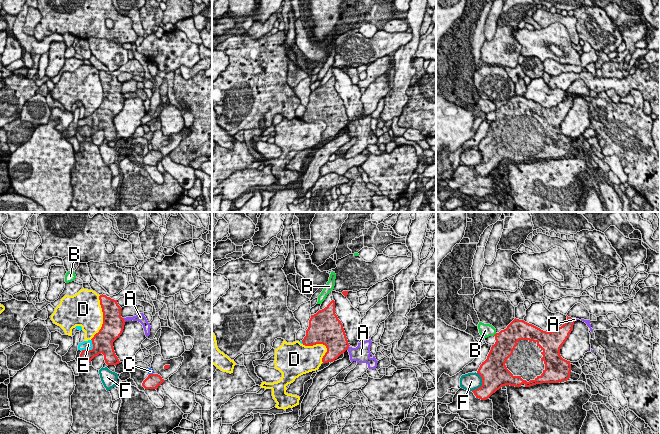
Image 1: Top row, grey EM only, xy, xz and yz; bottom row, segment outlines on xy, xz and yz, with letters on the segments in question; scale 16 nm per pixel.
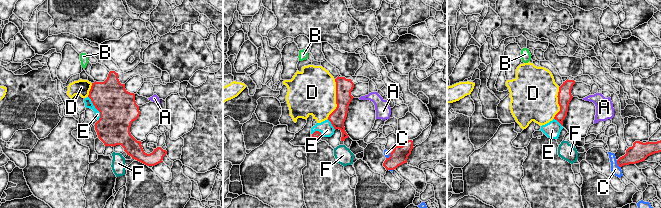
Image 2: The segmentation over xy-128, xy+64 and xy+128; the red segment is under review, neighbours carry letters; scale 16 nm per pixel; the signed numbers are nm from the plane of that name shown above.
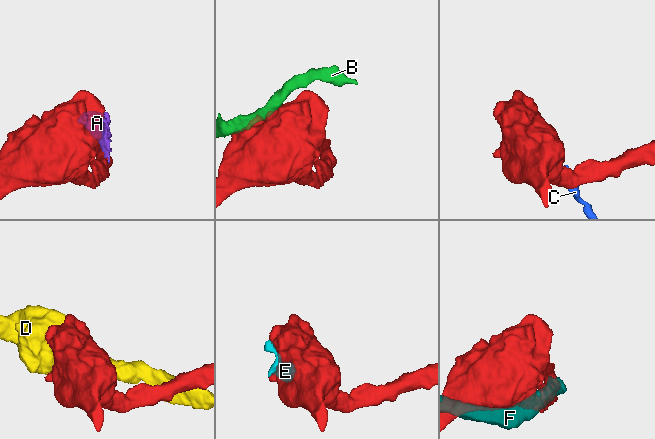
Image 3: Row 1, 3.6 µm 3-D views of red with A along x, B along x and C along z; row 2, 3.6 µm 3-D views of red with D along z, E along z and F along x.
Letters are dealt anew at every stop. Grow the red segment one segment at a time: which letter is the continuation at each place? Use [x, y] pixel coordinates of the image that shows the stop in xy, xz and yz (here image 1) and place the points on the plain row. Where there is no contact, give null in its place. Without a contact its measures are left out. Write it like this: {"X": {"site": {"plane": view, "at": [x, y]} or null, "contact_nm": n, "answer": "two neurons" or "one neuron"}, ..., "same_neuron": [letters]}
{"A": {"site": {"plane": "xy", "at": [123, 96]}, "contact_nm": 70, "answer": "two neurons"}, "B": {"site": {"plane": "yz", "at": [495, 110]}, "contact_nm": 70, "answer": "two neurons"}, "C": {"site": {"plane": "xy", "at": [151, 150]}, "contact_nm": 70, "answer": "two neurons"}, "D": {"site": {"plane": "xy", "at": [103, 93]}, "contact_nm": 750, "answer": "two neurons"}, "E": {"site": {"plane": "xy", "at": [92, 125]}, "contact_nm": 260, "answer": "two neurons"}, "F": {"site": {"plane": "yz", "at": [482, 159]}, "contact_nm": 340, "answer": "two neurons"}, "same_neuron": []}

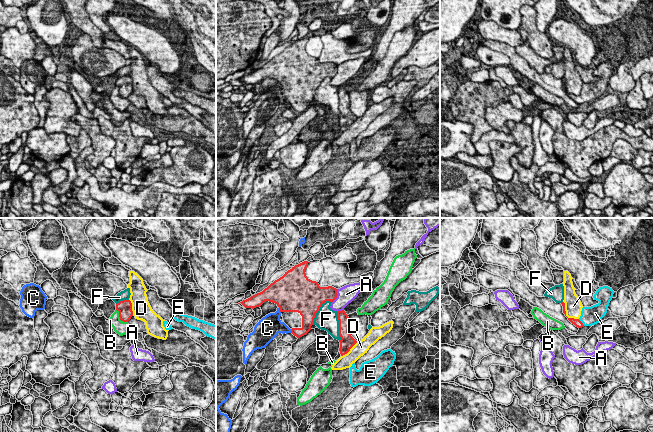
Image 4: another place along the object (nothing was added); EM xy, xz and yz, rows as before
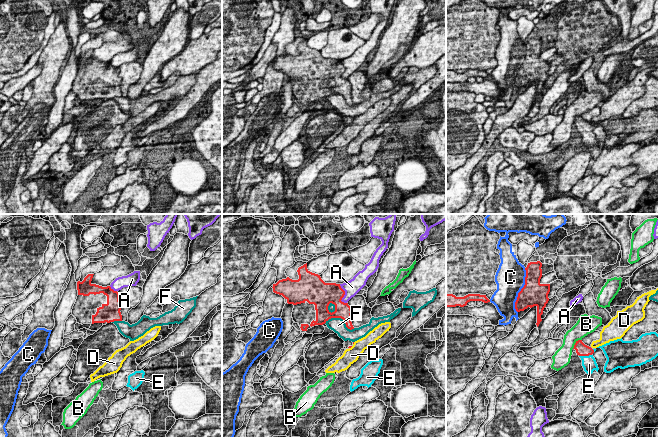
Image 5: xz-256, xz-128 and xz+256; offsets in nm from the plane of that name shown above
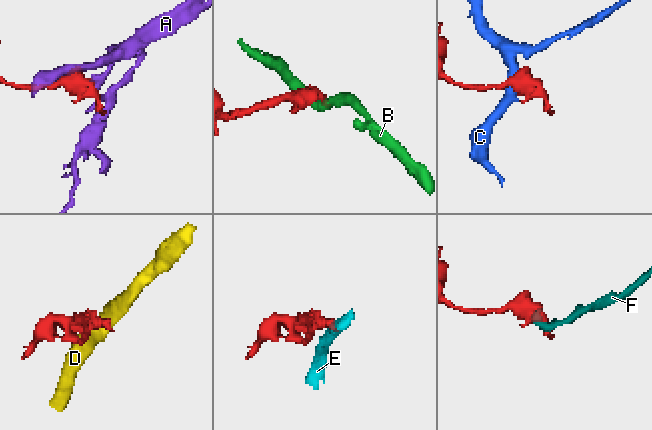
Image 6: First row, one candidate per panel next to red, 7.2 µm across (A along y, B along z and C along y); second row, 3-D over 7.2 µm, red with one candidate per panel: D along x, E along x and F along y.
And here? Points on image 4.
{"A": {"site": {"plane": "xz", "at": [336, 72]}, "contact_nm": 240, "answer": "two neurons"}, "B": {"site": {"plane": "xy", "at": [120, 94]}, "contact_nm": 280, "answer": "two neurons"}, "C": {"site": {"plane": "xz", "at": [280, 86]}, "contact_nm": 90, "answer": "two neurons"}, "D": {"site": {"plane": "yz", "at": [565, 90]}, "contact_nm": 400, "answer": "two neurons"}, "E": {"site": {"plane": "yz", "at": [581, 98]}, "contact_nm": 150, "answer": "one neuron"}, "F": {"site": {"plane": "xz", "at": [318, 86]}, "contact_nm": 480, "answer": "two neurons"}, "same_neuron": ["E"]}

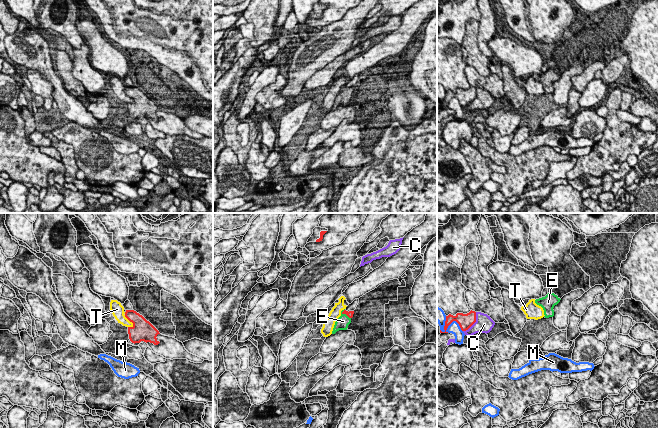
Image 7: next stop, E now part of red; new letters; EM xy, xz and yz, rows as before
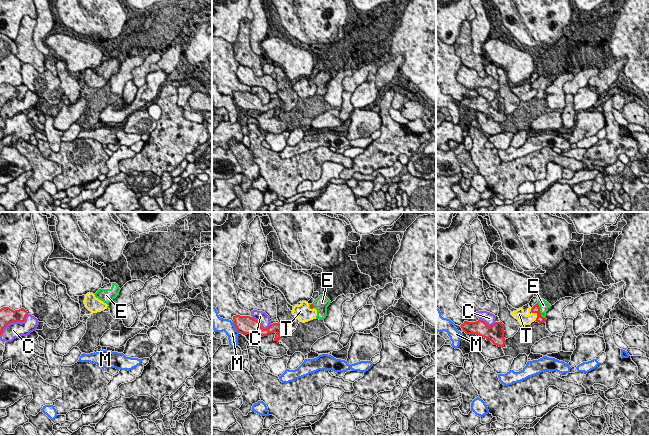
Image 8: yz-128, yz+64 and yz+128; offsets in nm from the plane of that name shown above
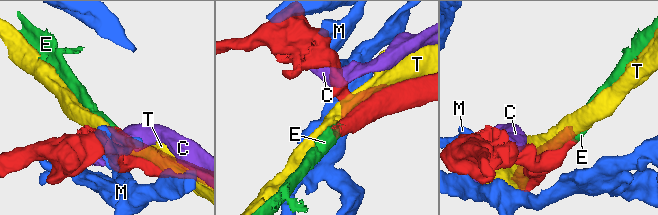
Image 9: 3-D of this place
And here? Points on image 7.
{"C": {"site": {"plane": "yz", "at": [473, 99]}, "contact_nm": 380, "answer": "two neurons"}, "E": {"site": {"plane": "xz", "at": [345, 89]}, "contact_nm": 190, "answer": "one neuron"}, "M": {"site": {"plane": "yz", "at": [448, 101]}, "contact_nm": 380, "answer": "two neurons"}, "T": {"site": {"plane": "xy", "at": [130, 97]}, "contact_nm": 240, "answer": "two neurons"}, "same_neuron": ["E"]}

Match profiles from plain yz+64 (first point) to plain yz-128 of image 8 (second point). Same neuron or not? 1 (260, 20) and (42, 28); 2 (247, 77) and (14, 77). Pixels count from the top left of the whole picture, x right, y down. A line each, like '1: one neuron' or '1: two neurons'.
1: one neuron
2: two neurons

